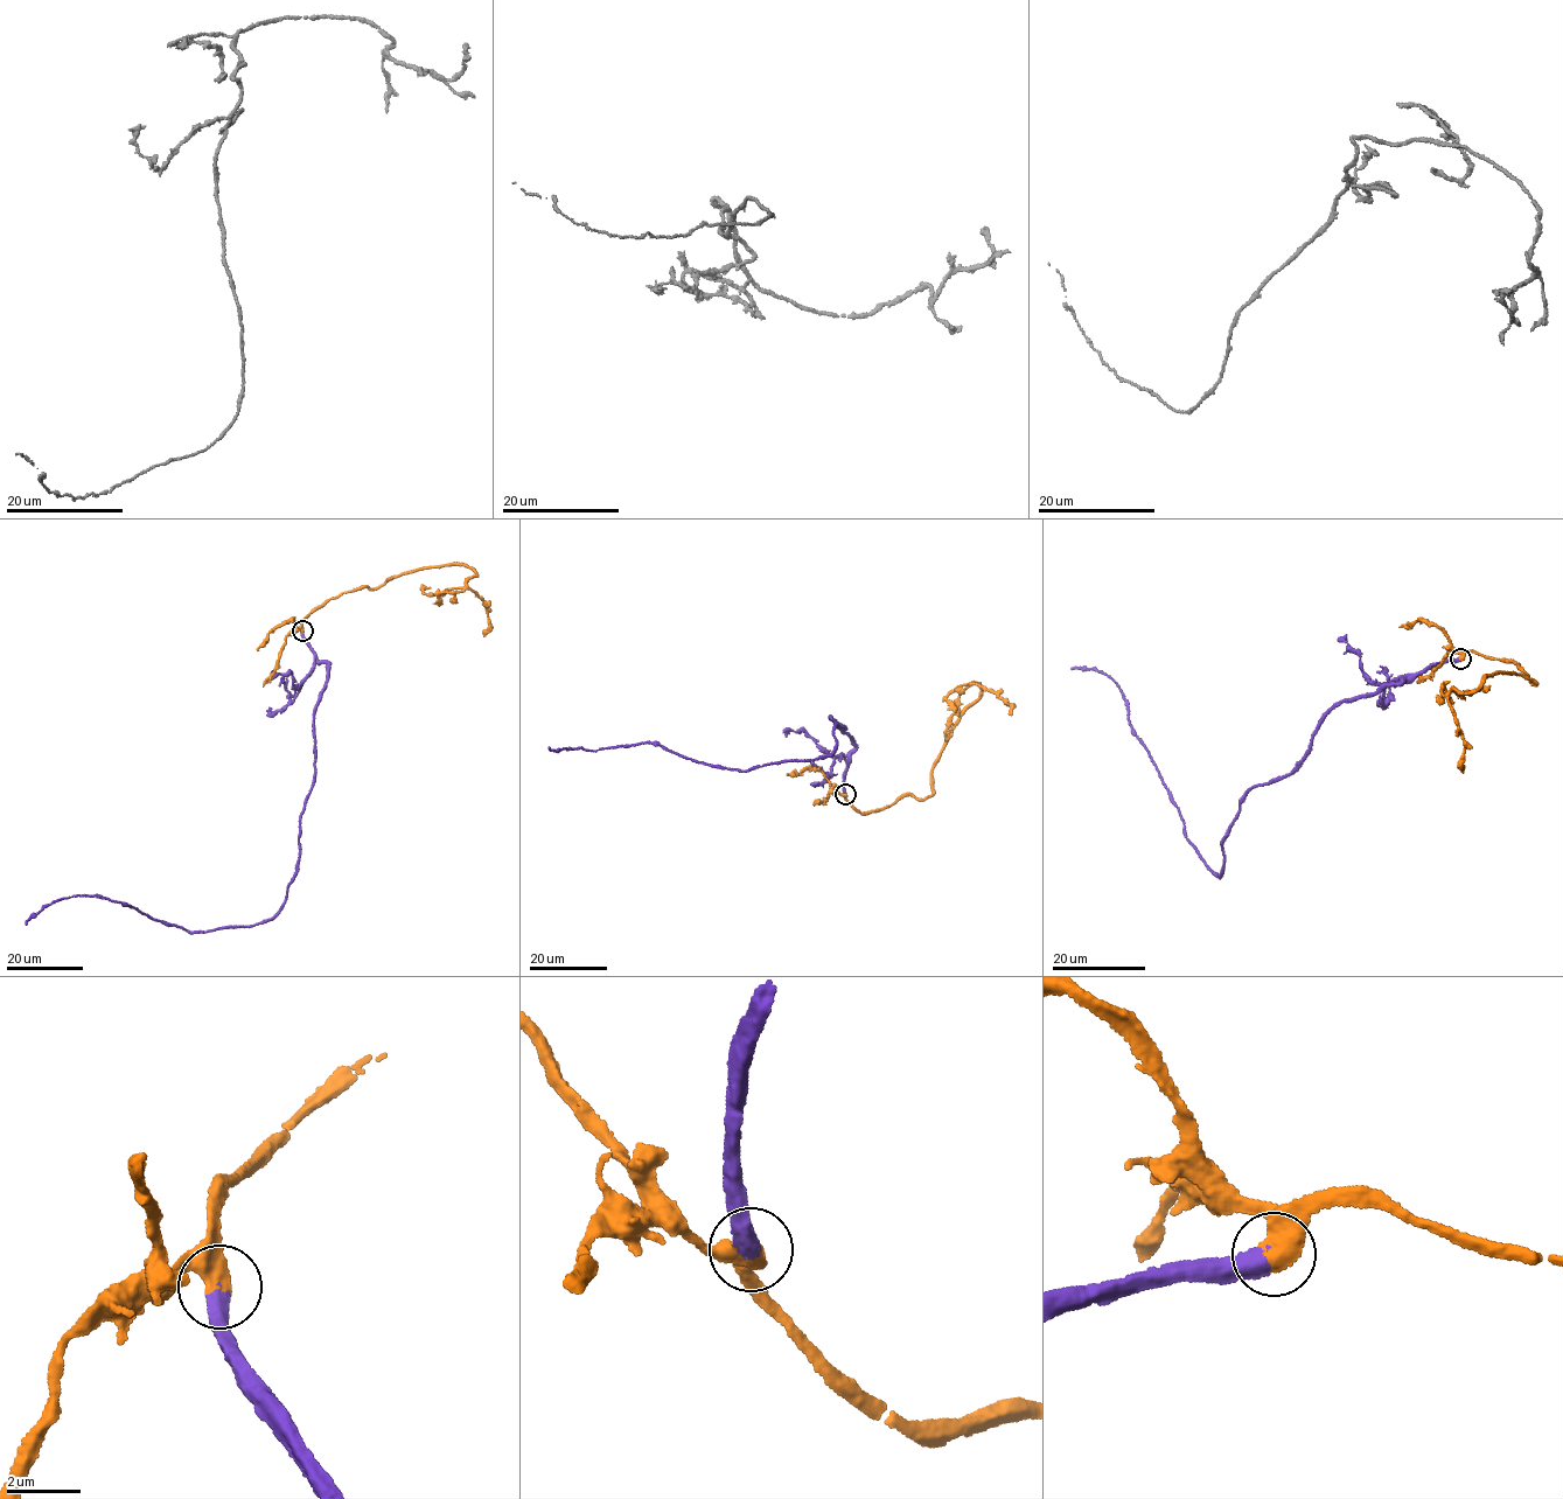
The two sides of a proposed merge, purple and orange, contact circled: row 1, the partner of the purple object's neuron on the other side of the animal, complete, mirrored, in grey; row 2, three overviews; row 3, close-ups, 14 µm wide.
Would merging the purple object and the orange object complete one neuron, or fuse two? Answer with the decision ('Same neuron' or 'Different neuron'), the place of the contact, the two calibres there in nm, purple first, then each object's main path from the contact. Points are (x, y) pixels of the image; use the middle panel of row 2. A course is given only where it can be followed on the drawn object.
Same neuron. Place: (845, 794). Thickness 500 nm (purple) against 650 nm. Course of purple: (845, 795), (855, 740), (832, 718), (837, 741), (830, 753), (744, 771), (648, 743), (549, 747). Course of orange: (845, 795), (864, 813), (933, 795), (935, 762), (979, 697), (981, 688), (969, 684), (1006, 702), (1011, 715)

